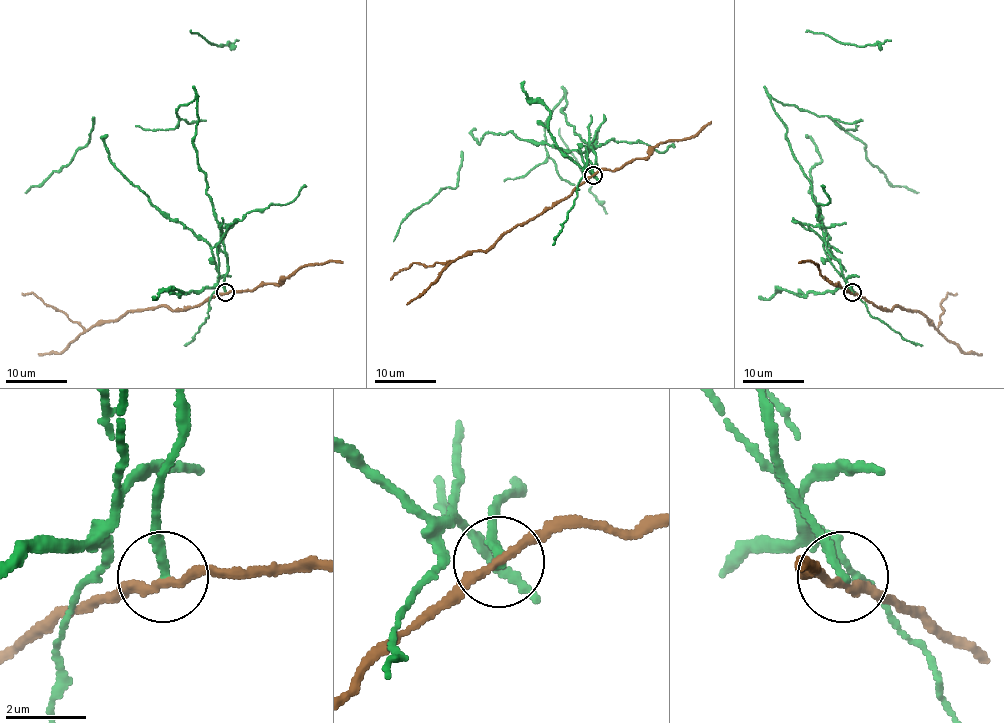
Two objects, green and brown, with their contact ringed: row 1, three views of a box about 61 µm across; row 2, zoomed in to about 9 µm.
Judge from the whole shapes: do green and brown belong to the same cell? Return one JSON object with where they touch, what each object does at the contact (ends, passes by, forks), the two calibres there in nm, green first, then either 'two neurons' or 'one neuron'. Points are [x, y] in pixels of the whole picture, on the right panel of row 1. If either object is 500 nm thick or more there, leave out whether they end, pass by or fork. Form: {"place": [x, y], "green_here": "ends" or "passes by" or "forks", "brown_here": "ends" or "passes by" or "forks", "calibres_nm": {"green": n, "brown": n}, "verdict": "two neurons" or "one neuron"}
{"place": [852, 292], "green_here": "ends", "brown_here": "passes by", "calibres_nm": {"green": 240, "brown": 200}, "verdict": "two neurons"}

